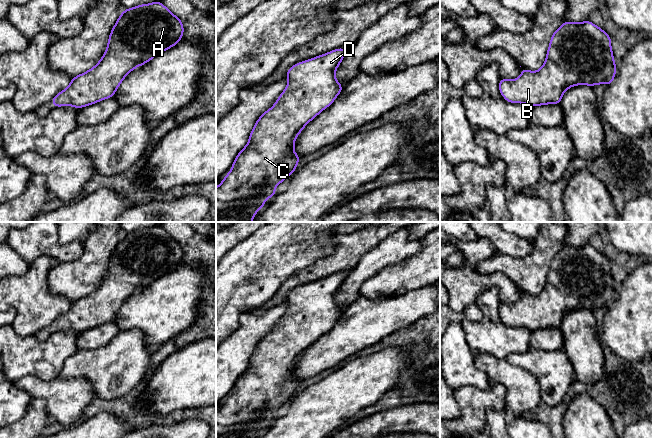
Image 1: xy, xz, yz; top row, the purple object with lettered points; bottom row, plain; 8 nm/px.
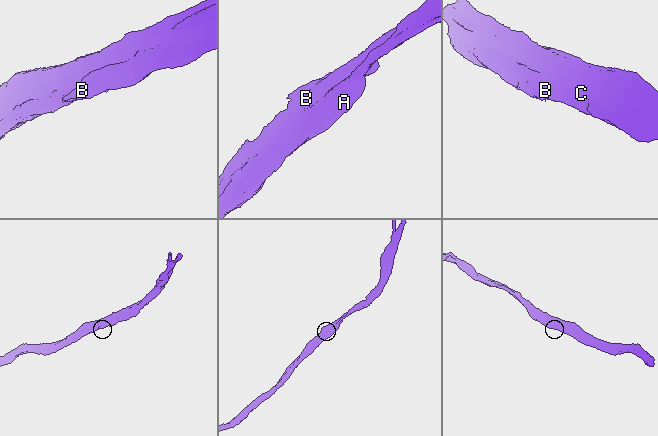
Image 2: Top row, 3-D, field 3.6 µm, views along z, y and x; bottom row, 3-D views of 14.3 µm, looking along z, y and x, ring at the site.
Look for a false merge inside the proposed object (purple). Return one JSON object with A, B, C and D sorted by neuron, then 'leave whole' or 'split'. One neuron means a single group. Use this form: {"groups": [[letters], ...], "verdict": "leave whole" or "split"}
{"groups": [["A", "B", "C", "D"]], "verdict": "leave whole"}

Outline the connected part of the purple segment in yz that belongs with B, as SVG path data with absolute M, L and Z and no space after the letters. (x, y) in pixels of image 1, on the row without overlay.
M589 244L565 245L551 260L543 290L536 296L522 292L521 300L507 304L500 302L499 315L509 327L523 327L531 331L560 328L564 316L573 310L585 308L610 309L616 298L611 272L611 261Z

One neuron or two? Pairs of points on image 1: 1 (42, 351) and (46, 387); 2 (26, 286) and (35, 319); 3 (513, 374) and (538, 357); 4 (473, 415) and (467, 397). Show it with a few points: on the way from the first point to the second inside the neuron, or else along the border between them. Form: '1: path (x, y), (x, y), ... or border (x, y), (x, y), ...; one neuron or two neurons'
1: border (57, 376), (22, 378); two neurons
2: path (28, 294), (35, 304), (35, 311); one neuron
3: border (504, 359), (527, 370), (539, 384); two neurons
4: path (473, 411), (473, 403), (471, 401); one neuron

